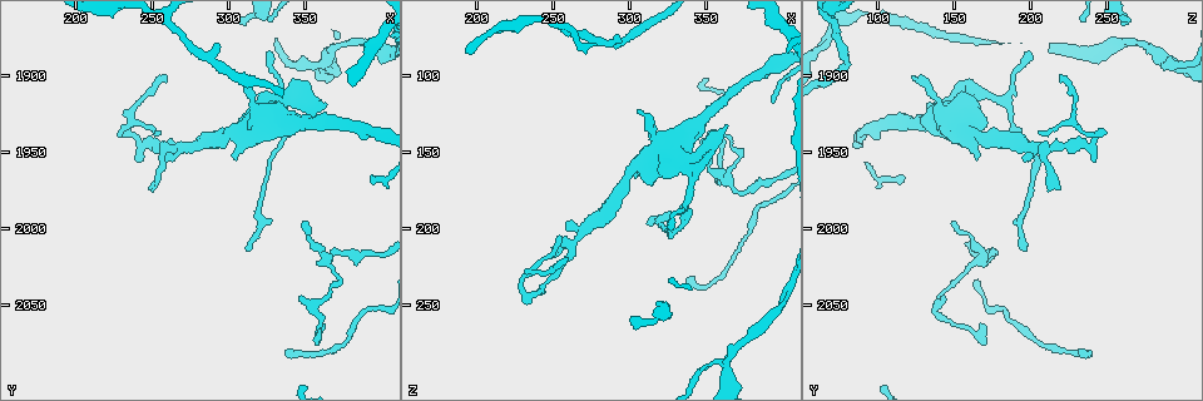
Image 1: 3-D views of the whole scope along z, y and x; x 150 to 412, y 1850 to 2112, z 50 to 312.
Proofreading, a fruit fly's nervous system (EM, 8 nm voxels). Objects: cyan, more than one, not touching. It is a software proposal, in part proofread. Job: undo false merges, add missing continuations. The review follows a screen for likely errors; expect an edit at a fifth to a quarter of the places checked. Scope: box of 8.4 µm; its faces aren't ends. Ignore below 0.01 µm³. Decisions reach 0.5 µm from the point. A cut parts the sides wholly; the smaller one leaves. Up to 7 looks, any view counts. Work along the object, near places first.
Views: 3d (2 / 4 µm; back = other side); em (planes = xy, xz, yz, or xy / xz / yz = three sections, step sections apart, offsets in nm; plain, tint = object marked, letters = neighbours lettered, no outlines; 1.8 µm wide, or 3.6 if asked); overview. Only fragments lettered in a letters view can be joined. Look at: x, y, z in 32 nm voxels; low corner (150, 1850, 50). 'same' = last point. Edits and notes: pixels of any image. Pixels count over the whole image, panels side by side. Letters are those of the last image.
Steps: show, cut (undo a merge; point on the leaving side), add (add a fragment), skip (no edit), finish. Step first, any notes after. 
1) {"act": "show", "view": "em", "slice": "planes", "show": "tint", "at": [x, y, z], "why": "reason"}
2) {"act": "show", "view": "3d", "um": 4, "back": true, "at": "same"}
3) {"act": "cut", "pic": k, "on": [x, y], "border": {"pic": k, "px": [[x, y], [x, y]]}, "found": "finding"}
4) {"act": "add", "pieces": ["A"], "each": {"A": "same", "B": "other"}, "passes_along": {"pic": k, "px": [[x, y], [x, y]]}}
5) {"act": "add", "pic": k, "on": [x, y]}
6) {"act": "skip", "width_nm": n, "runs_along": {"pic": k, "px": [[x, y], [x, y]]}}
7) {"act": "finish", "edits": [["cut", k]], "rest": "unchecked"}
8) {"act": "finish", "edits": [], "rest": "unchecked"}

{"act": "show", "view": "em", "slice": "yz", "step": 8, "show": "letters", "at": [312, 2014, 194], "why": "tapers out"}

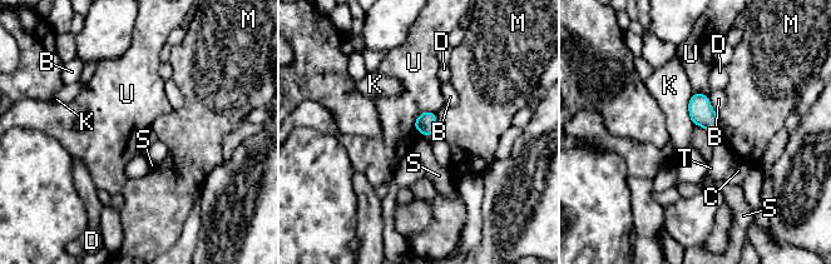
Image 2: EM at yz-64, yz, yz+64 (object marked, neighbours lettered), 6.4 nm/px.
{"act": "show", "view": "em", "slice": "planes", "show": "letters", "at": "same", "why": "another direction"}

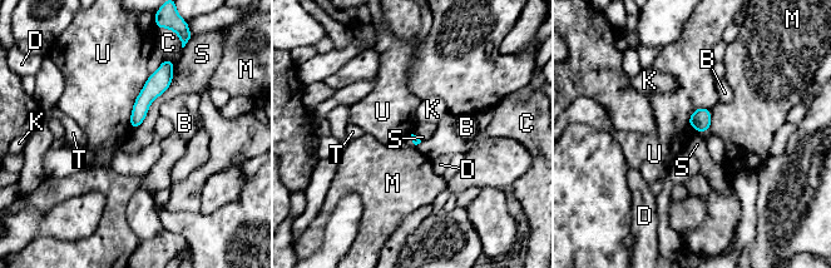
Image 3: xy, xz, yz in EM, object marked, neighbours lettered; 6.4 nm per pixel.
{"act": "skip", "each": {"B": "other", "C": "other", "D": "other", "K": "other", "M": "other", "S": "other", "T": "other", "U": "other"}, "border": {"pic": 3, "px": [[151, 74], [134, 103], [132, 128]]}, "found": "no lettered fragment goes on from it"}

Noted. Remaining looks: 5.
{"act": "show", "view": "3d", "um": 2, "at": [338, 1912, 178], "why": "abrupt turn"}

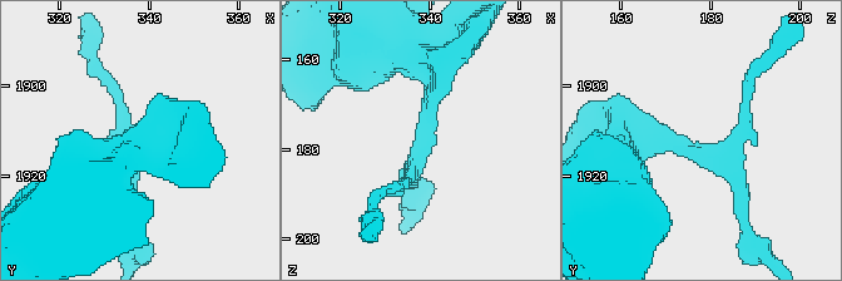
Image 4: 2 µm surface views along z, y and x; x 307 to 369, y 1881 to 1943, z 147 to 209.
{"act": "show", "view": "em", "slice": "xy", "step": 16, "show": "tint", "at": [340, 1914, 178]}

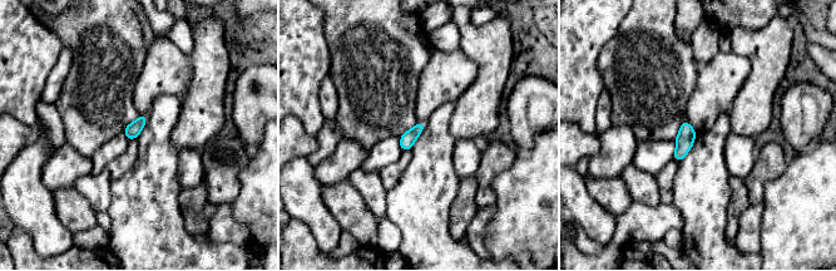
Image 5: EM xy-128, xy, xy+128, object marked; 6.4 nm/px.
{"act": "show", "view": "em", "slice": "planes", "show": "letters", "at": "same"}

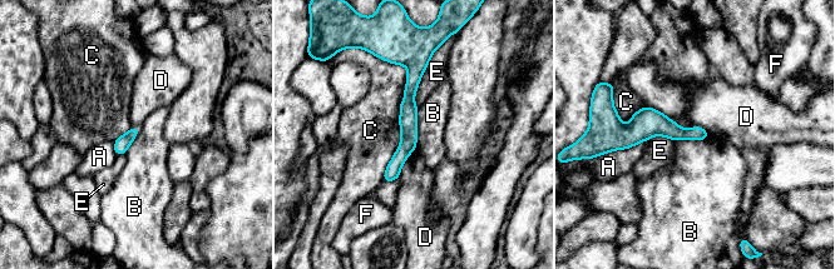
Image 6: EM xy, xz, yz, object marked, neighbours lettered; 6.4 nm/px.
{"act": "skip", "longest_contact_nm": ["C", 550], "each": {"A": "other", "B": "other", "C": "other", "D": "other", "E": "other", "F": "other"}, "border": {"pic": 6, "px": [[418, 108], [416, 147], [414, 149]]}, "found": "one neuron here"}

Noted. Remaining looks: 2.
{"act": "show", "view": "3d", "um": 4, "at": [364, 2022, 168], "why": "thin neck"}

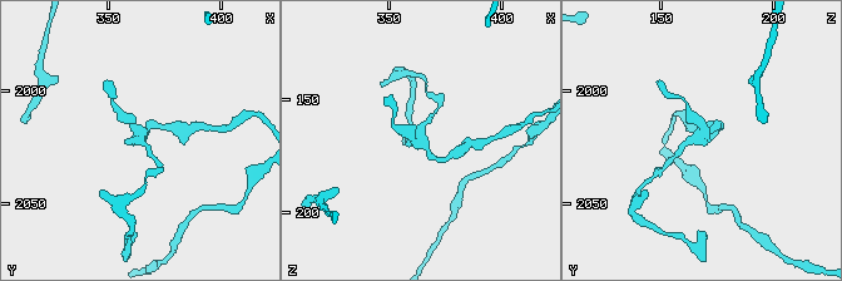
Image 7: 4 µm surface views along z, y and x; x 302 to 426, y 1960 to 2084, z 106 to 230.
{"act": "show", "view": "em", "slice": "planes", "show": "letters", "at": [363, 2020, 169]}

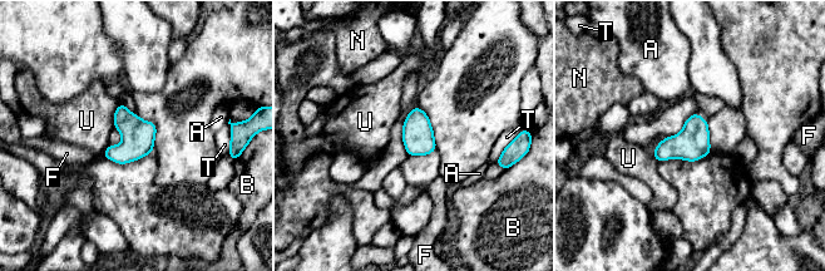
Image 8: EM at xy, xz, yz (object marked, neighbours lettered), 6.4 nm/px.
{"act": "skip", "each": {"A": "other", "B": "other", "F": "other", "N": "other", "T": "other", "U": "other"}, "border": {"pic": 8, "px": [[120, 102], [114, 113], [113, 127]]}, "found": "continuous, no second neuron"}

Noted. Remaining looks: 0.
{"act": "finish", "edits": [], "rest": "unchecked"}

